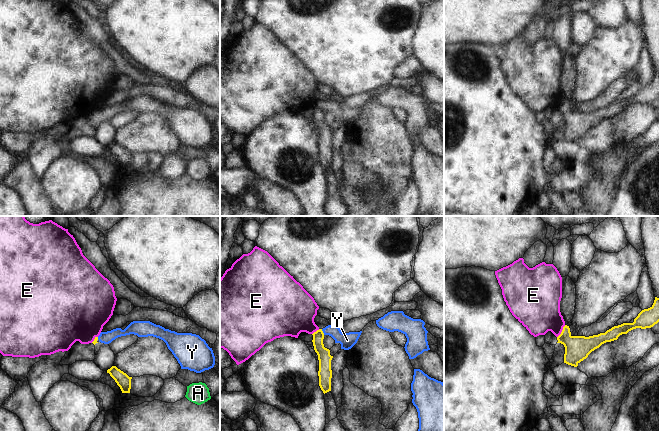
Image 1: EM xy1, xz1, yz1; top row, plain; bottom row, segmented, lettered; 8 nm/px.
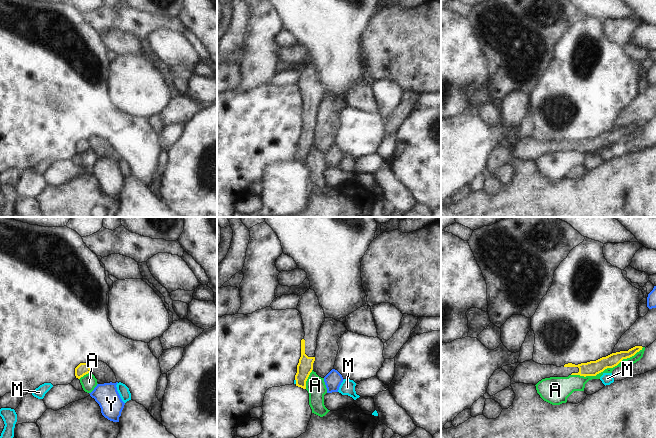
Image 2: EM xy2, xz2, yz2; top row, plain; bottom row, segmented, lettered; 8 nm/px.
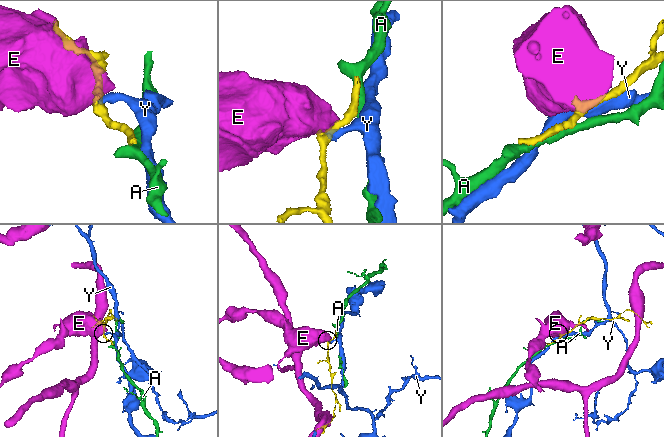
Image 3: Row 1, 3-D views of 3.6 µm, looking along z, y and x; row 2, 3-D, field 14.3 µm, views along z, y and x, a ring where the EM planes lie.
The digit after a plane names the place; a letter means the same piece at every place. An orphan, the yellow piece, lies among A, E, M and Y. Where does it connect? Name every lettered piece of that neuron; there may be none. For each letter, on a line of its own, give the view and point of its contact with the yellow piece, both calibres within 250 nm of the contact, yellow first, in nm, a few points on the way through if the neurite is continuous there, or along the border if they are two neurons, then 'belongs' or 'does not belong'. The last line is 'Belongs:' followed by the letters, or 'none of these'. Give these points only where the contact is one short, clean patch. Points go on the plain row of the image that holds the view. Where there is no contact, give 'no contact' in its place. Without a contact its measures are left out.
A: meets yellow in yz2 at (607, 143); 120 nm thick on the yellow side, 90 nm on the other; does not belong
E: meets yellow in yz1 at (562, 107); 200 nm thick on the yellow side, 340 nm on the other; border along yz1 (565, 101), (557, 113); does not belong
M: meets yellow in xz2 at (296, 157); 130 nm thick on the yellow side, 20 nm on the other; border along xz2 (295, 155), (296, 159); does not belong
Y: meets yellow in xz1 at (322, 108); 110 nm thick on the yellow side, 130 nm on the other; border along xz1 (321, 105), (324, 110); does not belong
Belongs: none of these

